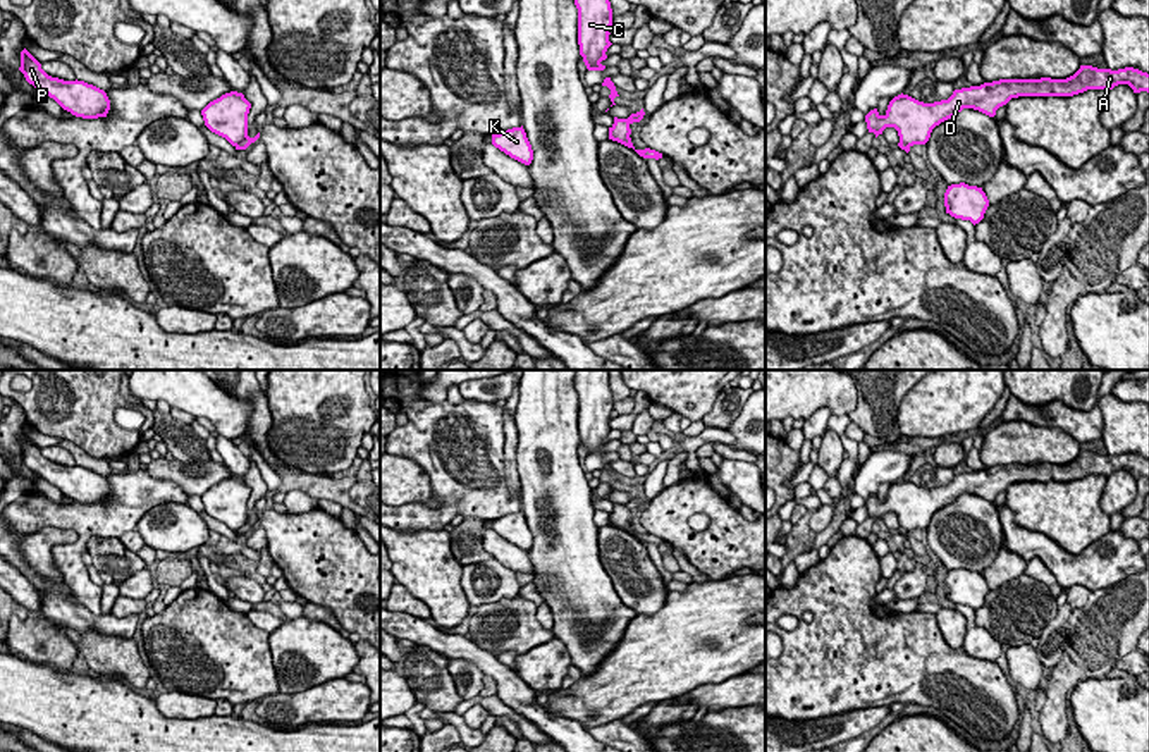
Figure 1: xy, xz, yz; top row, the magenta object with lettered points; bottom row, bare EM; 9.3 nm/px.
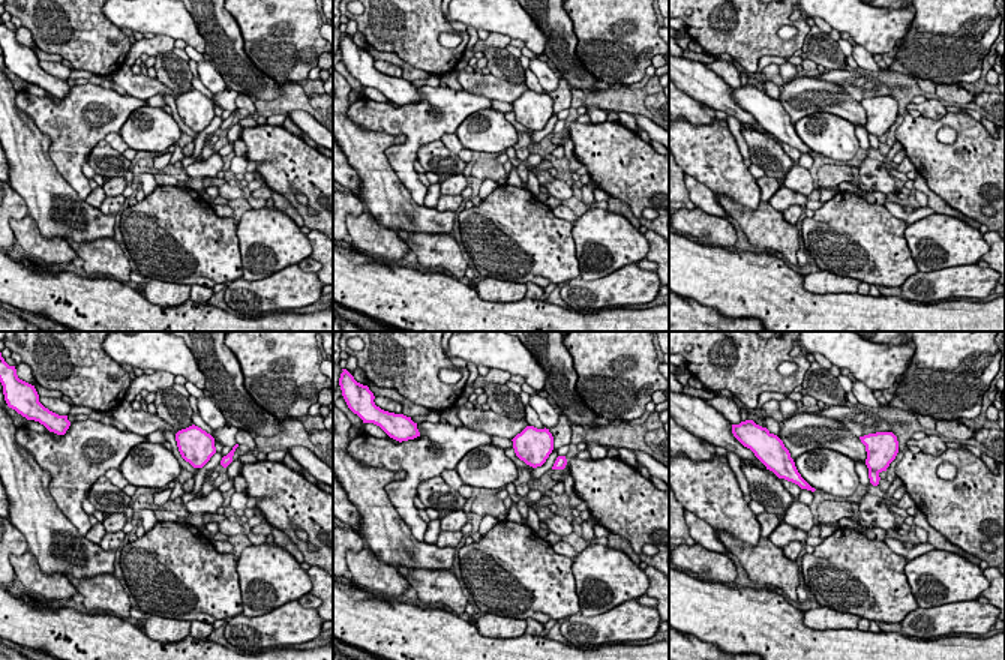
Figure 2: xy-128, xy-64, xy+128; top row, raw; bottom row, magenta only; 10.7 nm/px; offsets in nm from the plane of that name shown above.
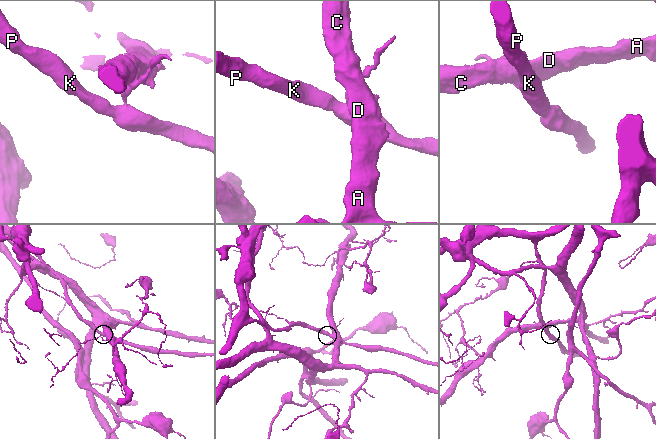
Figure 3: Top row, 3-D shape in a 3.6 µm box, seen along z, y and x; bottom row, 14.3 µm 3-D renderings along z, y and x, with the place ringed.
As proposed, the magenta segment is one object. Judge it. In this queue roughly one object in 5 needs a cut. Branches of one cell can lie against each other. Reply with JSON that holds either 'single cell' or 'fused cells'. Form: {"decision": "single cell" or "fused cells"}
{"decision": "fused cells"}

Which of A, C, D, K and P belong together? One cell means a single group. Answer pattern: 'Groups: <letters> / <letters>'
Groups: A C D / K P

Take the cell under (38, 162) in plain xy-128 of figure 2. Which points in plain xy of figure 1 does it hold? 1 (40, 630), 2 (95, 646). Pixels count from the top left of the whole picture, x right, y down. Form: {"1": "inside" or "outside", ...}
{"1": "outside", "2": "outside"}

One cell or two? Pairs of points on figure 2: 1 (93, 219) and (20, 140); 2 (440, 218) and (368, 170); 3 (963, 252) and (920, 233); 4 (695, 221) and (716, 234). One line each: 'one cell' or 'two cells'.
1: one cell
2: one cell
3: one cell
4: one cell

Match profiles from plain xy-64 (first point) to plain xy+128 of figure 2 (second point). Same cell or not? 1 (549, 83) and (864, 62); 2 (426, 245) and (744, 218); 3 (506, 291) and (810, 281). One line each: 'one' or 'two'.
1: one
2: one
3: one

